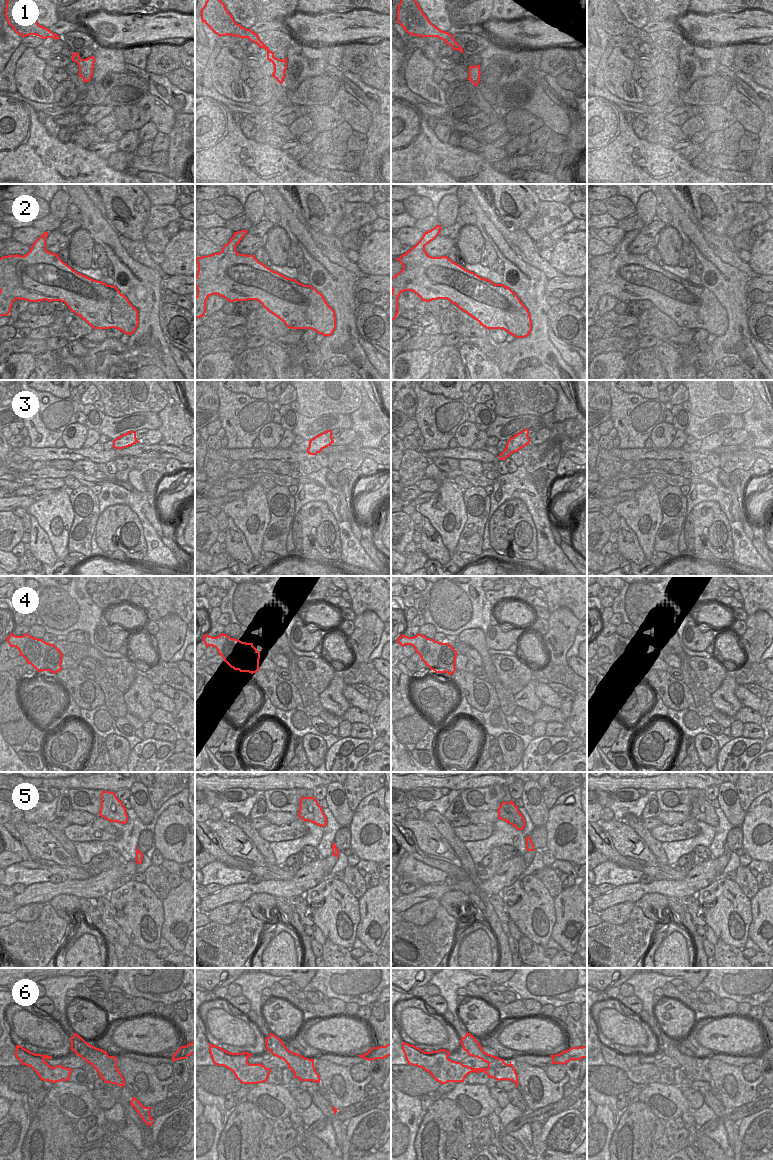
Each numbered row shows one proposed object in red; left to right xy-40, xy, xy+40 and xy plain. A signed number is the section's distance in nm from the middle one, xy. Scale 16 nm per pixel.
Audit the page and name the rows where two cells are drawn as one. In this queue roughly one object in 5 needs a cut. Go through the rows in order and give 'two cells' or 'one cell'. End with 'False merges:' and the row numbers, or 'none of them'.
1: one cell
2: one cell
3: one cell
4: two cells
5: one cell
6: two cells
False merges: 4, 6

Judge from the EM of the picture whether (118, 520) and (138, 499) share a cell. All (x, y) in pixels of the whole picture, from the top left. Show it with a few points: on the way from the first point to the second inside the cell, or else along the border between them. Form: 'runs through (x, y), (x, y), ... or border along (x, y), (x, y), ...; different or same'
border along (106, 507), (126, 504), (136, 514), (143, 527); different

